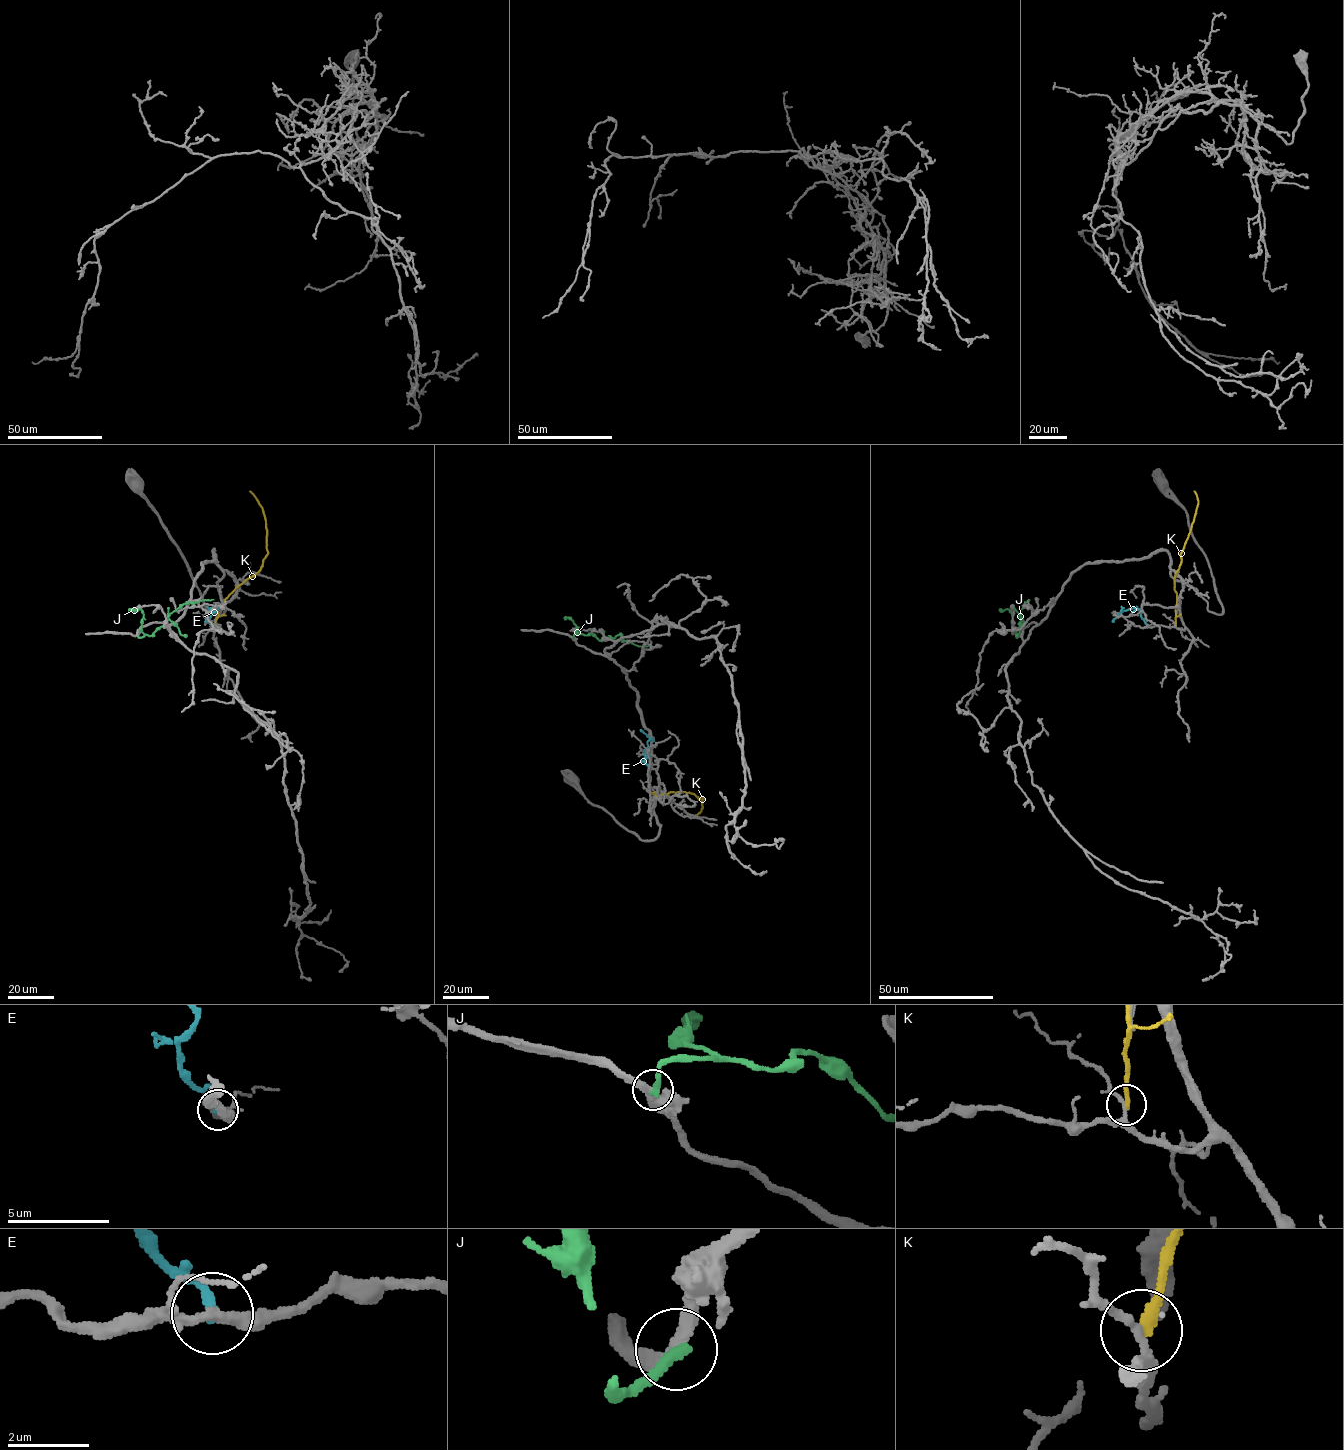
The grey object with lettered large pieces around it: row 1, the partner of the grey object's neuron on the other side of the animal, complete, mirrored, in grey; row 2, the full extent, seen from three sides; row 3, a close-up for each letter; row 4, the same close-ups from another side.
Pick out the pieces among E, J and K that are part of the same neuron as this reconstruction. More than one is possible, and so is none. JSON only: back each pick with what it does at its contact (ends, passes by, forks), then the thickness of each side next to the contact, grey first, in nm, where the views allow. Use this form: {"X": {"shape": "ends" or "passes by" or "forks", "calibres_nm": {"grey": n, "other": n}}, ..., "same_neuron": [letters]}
{"same_neuron": []}

